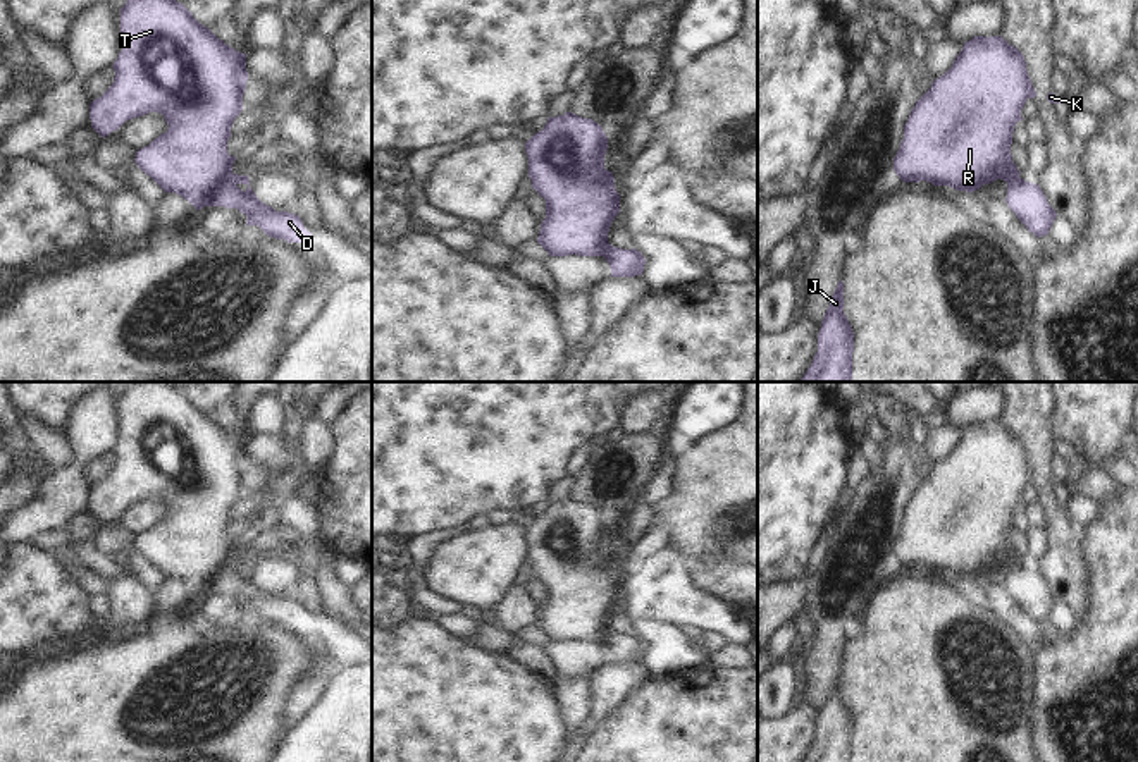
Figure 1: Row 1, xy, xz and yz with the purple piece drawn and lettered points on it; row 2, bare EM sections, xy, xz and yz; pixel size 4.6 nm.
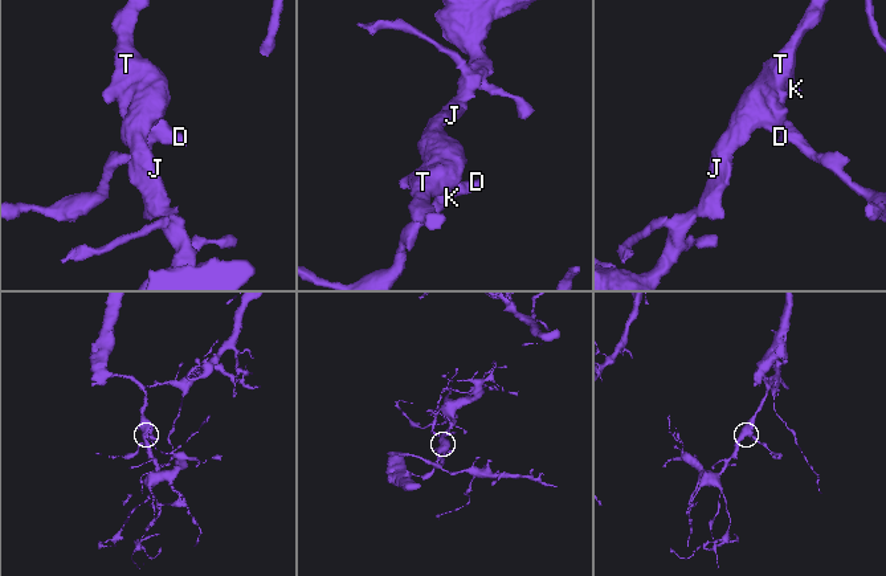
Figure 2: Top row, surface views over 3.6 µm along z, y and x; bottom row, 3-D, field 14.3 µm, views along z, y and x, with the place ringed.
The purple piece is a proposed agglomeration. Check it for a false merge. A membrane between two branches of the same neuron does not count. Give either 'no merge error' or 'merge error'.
merge error

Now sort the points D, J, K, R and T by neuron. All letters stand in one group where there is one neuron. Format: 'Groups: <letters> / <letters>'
Groups: D / J K R T

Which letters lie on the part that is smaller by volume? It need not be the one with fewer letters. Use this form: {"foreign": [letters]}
{"foreign": ["D"]}

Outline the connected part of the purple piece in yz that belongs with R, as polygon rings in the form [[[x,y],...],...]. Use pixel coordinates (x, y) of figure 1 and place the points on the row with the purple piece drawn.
[[[974,36],[966,41],[952,67],[931,83],[931,88],[916,101],[904,126],[904,139],[894,158],[894,170],[904,182],[926,181],[933,186],[950,186],[973,193],[997,179],[1007,184],[1021,172],[1012,162],[1011,144],[1014,126],[1023,120],[1021,110],[1035,88],[1026,71],[1023,53],[1002,36]]]

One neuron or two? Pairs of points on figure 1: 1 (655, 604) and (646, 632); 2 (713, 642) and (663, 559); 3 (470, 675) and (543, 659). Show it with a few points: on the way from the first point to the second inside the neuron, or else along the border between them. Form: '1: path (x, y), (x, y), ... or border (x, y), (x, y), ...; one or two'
1: border (630, 621), (656, 618), (679, 628); two
2: border (705, 630), (715, 630), (729, 642); two
3: border (505, 652), (551, 680); two

